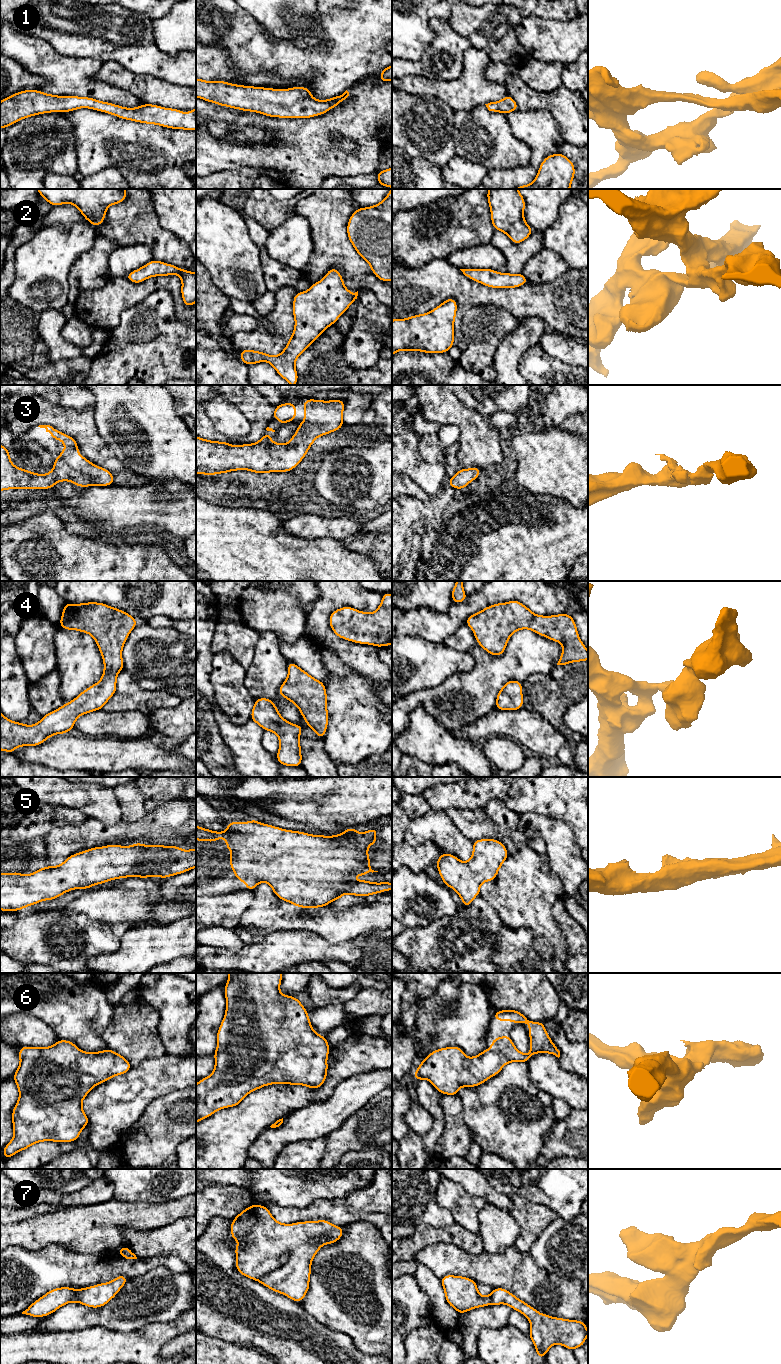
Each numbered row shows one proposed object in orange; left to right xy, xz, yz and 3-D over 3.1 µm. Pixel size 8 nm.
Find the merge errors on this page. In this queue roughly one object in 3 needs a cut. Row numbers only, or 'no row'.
no row

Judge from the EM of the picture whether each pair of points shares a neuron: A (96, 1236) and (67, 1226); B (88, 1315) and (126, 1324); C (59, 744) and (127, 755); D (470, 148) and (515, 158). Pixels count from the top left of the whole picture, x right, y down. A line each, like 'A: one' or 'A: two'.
A: one
B: one
C: one
D: one

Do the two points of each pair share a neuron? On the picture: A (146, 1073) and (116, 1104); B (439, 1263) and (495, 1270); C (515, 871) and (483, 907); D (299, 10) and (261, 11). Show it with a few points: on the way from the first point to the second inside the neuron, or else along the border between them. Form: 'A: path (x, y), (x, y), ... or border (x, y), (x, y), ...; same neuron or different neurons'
A: path (141, 1081), (124, 1098); same neuron
B: path (453, 1263), (481, 1268); same neuron
C: border (480, 894), (496, 911), (501, 921); different neurons
D: path (290, 10), (270, 10); same neuron

